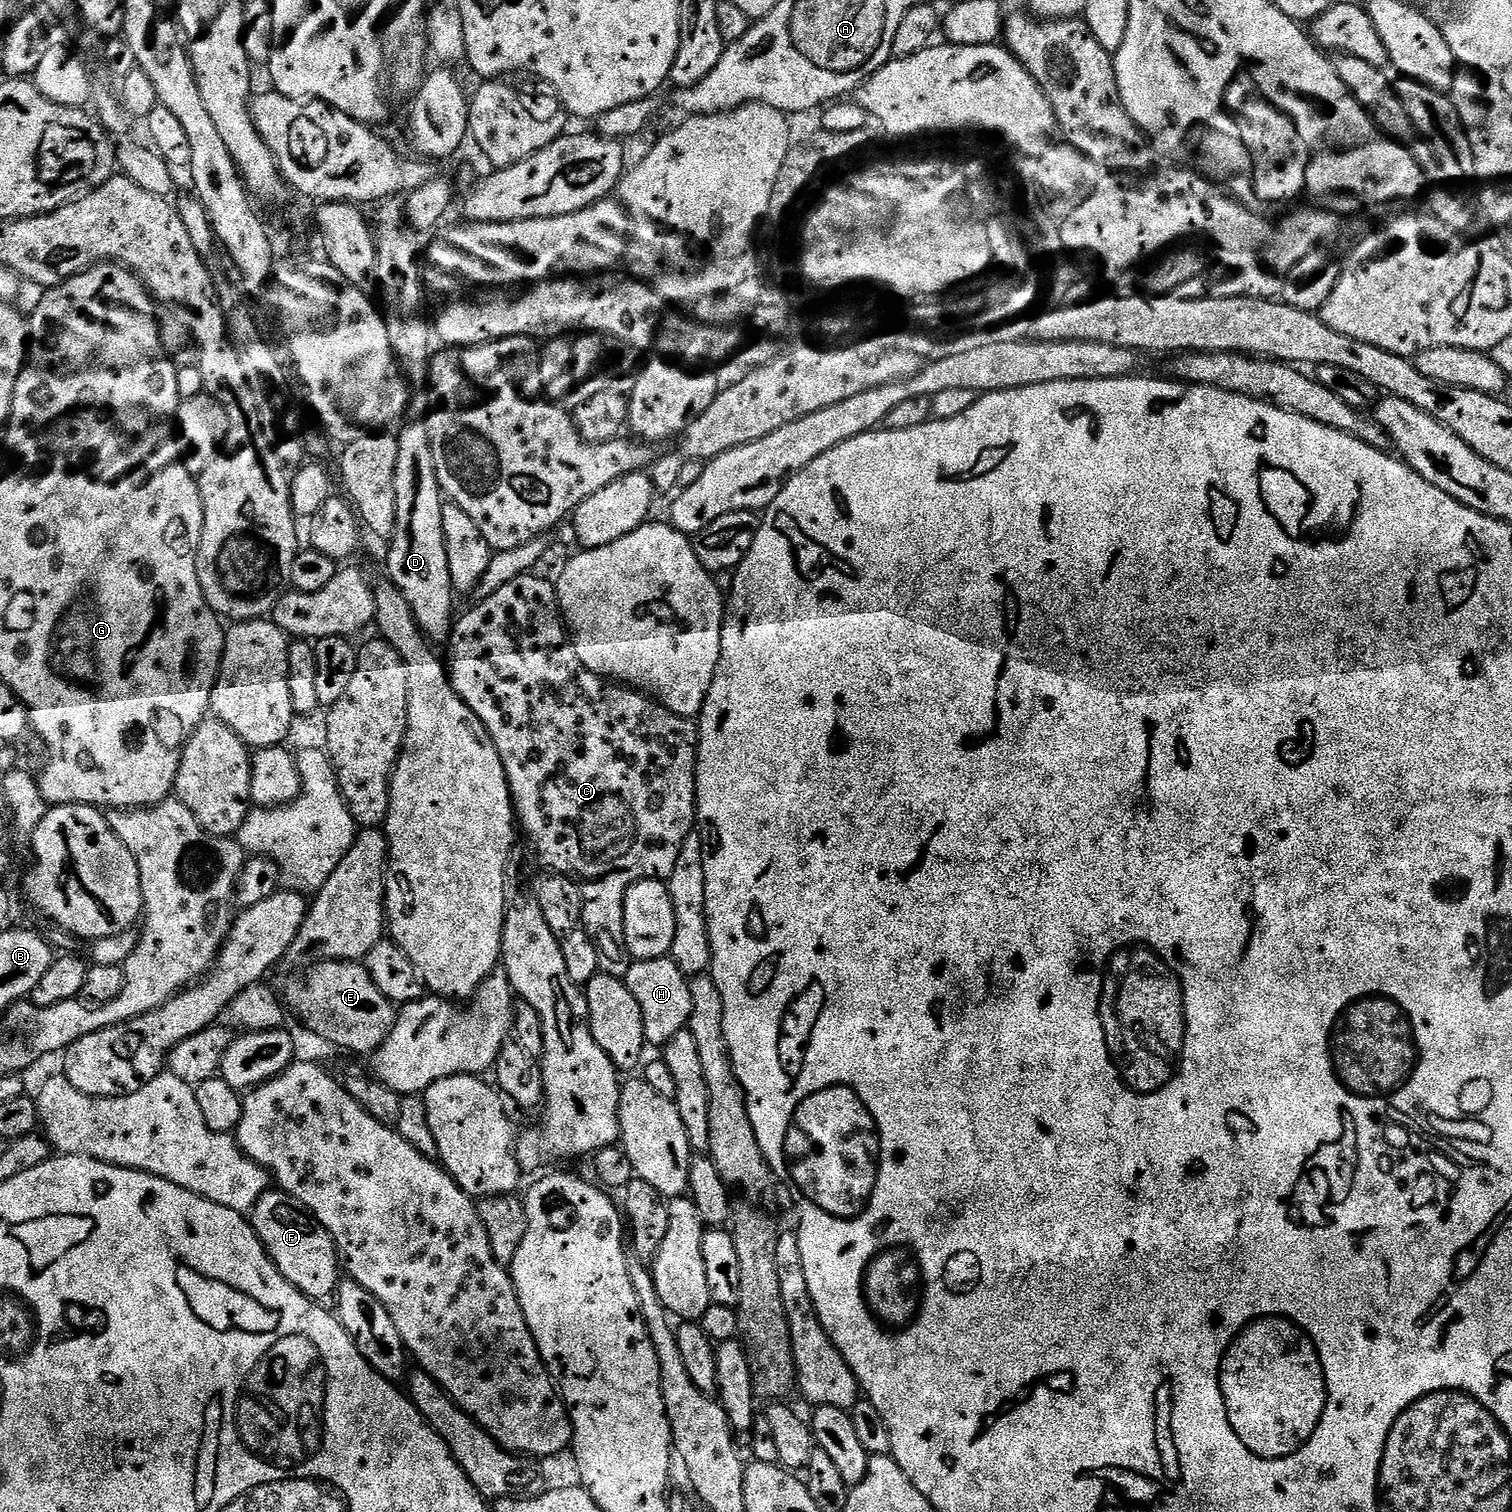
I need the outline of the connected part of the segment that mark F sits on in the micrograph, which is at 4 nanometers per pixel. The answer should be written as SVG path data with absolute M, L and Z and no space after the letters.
M279 1190L264 1192L252 1207L250 1223L274 1266L300 1291L301 1297L314 1301L317 1306L335 1305L336 1288L342 1279L342 1261L337 1253L336 1243L332 1235L312 1217L312 1212L302 1206L302 1202L298 1202L298 1198Z

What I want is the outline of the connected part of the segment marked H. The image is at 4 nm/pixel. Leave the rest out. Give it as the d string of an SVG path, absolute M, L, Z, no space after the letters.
M668 956L653 960L633 960L627 974L622 977L624 985L638 1001L642 1010L642 1030L649 1045L663 1046L674 1038L674 1034L685 1031L692 1009L689 977Z

